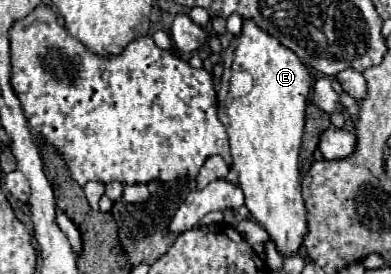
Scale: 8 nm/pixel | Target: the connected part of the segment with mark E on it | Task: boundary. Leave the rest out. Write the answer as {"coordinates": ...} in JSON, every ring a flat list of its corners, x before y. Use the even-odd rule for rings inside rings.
{"coordinates":[[243,19,241,33,225,51,225,73,217,93,219,121,229,135,233,167,239,171,245,205,285,257,299,249,307,233,299,183,299,149,309,91,311,75,301,59,267,35,267,31,259,29,253,19],[231,73,234,99,227,101]]}

